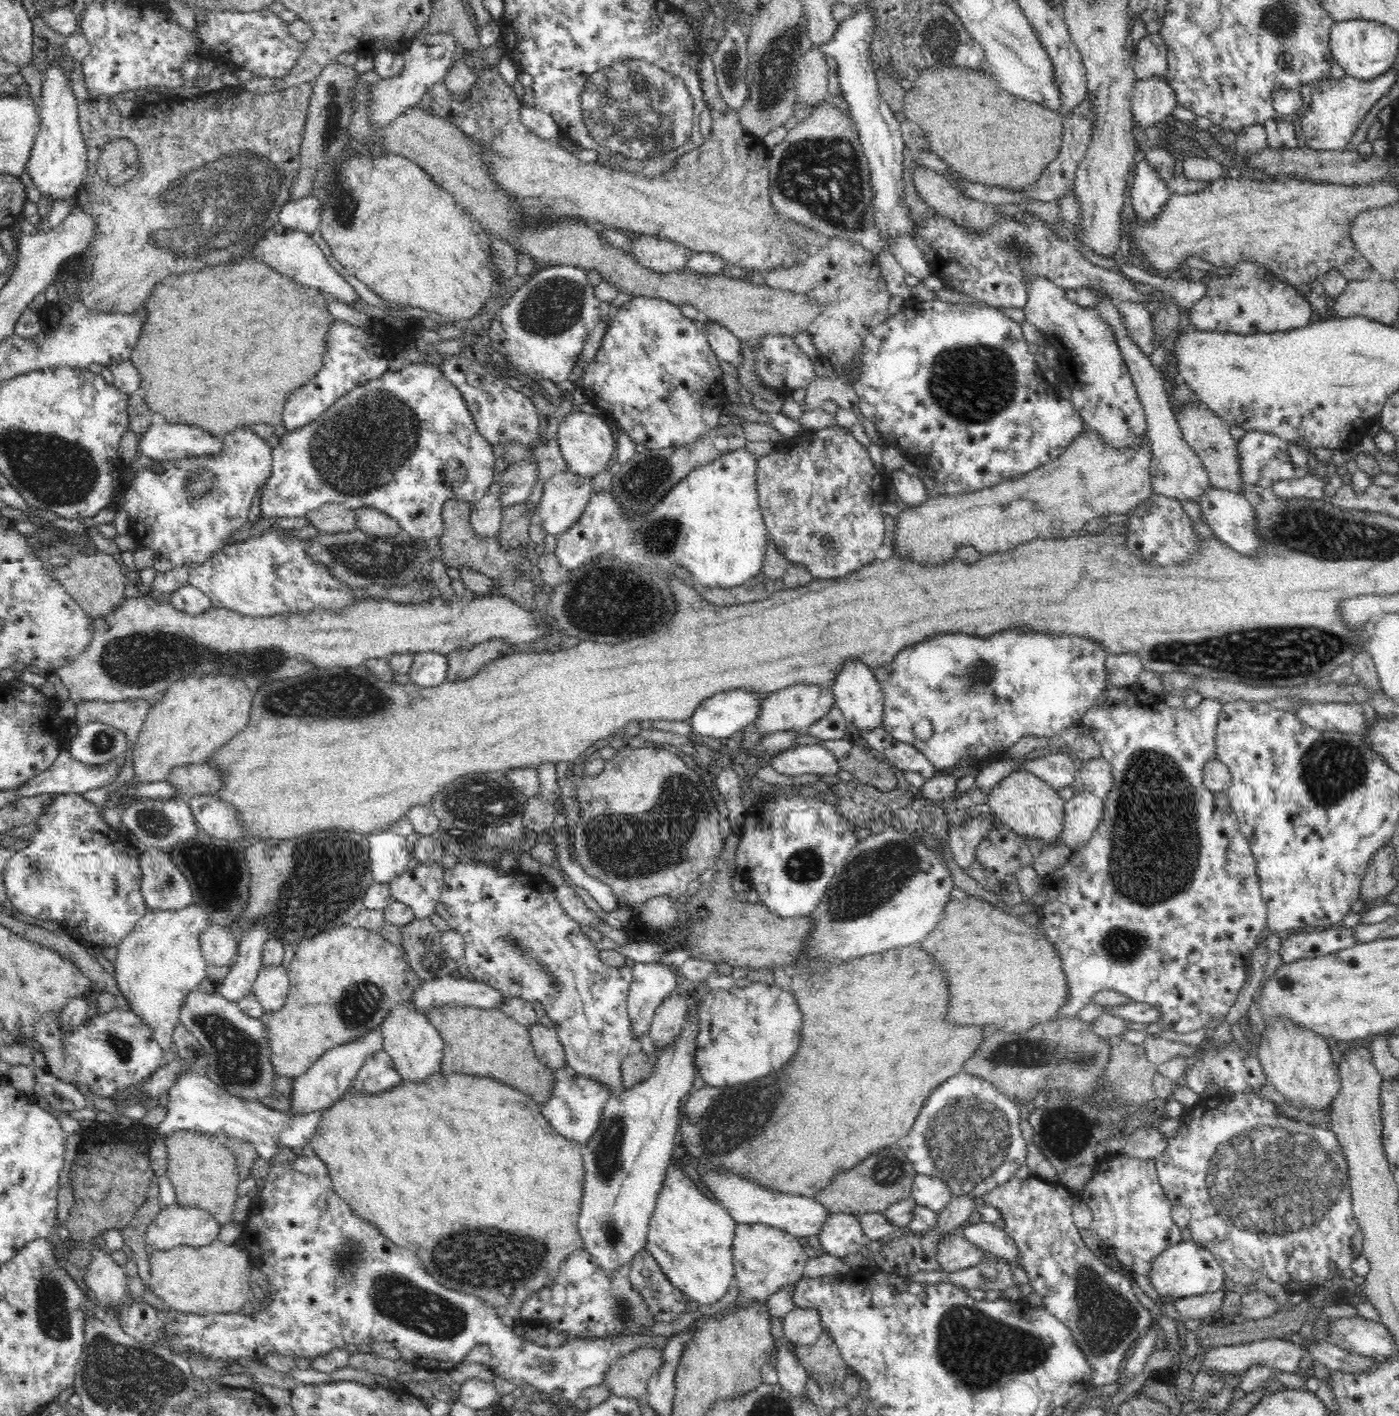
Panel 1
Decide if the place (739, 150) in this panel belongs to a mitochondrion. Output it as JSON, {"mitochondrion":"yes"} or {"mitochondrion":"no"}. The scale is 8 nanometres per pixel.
{"mitochondrion":"no"}

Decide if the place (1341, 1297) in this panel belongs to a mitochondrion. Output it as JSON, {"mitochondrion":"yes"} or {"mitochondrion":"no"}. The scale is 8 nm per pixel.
{"mitochondrion":"no"}

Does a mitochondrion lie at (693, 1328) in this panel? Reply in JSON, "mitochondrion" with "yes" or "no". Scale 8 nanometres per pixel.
{"mitochondrion":"no"}

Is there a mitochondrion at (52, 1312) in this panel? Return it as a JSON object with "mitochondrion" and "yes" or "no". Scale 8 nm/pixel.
{"mitochondrion":"yes"}

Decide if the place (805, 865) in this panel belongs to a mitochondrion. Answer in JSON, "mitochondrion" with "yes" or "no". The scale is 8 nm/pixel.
{"mitochondrion":"yes"}

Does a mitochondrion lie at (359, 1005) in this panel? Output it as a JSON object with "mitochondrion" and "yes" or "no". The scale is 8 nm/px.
{"mitochondrion":"yes"}

